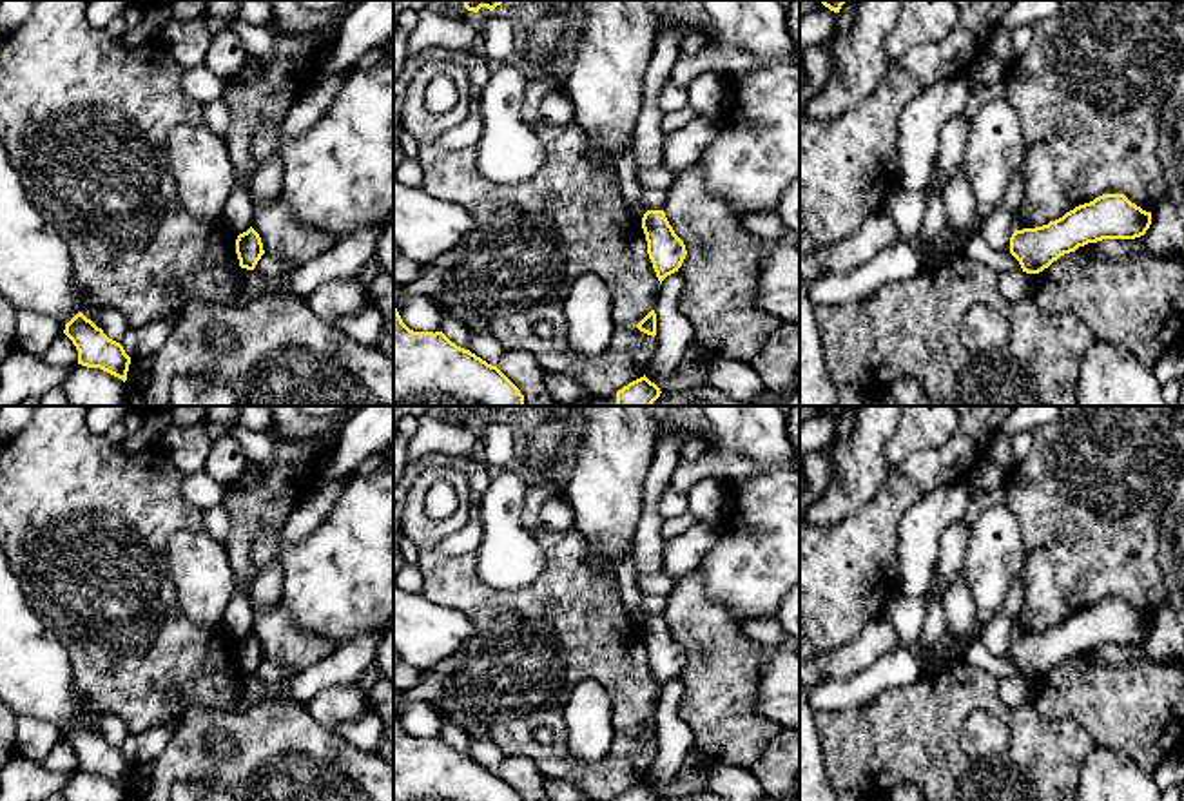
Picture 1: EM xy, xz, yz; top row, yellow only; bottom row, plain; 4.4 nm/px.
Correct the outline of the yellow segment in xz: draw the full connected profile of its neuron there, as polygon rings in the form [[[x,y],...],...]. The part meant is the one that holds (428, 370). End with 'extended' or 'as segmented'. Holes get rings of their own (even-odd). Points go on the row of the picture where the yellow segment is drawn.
[[[393,308],[393,406],[524,406],[524,395],[497,366],[457,346],[442,332],[410,330]]]; as segmented

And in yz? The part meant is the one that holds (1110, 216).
[[[1102,194],[1048,225],[1015,230],[1010,237],[1010,254],[1023,272],[1039,274],[1079,246],[1102,239],[1135,239],[1144,236],[1150,225],[1151,212],[1124,194]]]; as segmented

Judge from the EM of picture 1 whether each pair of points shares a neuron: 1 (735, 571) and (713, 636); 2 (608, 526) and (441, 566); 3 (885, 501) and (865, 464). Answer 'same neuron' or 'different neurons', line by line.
1: different neurons
2: different neurons
3: different neurons

